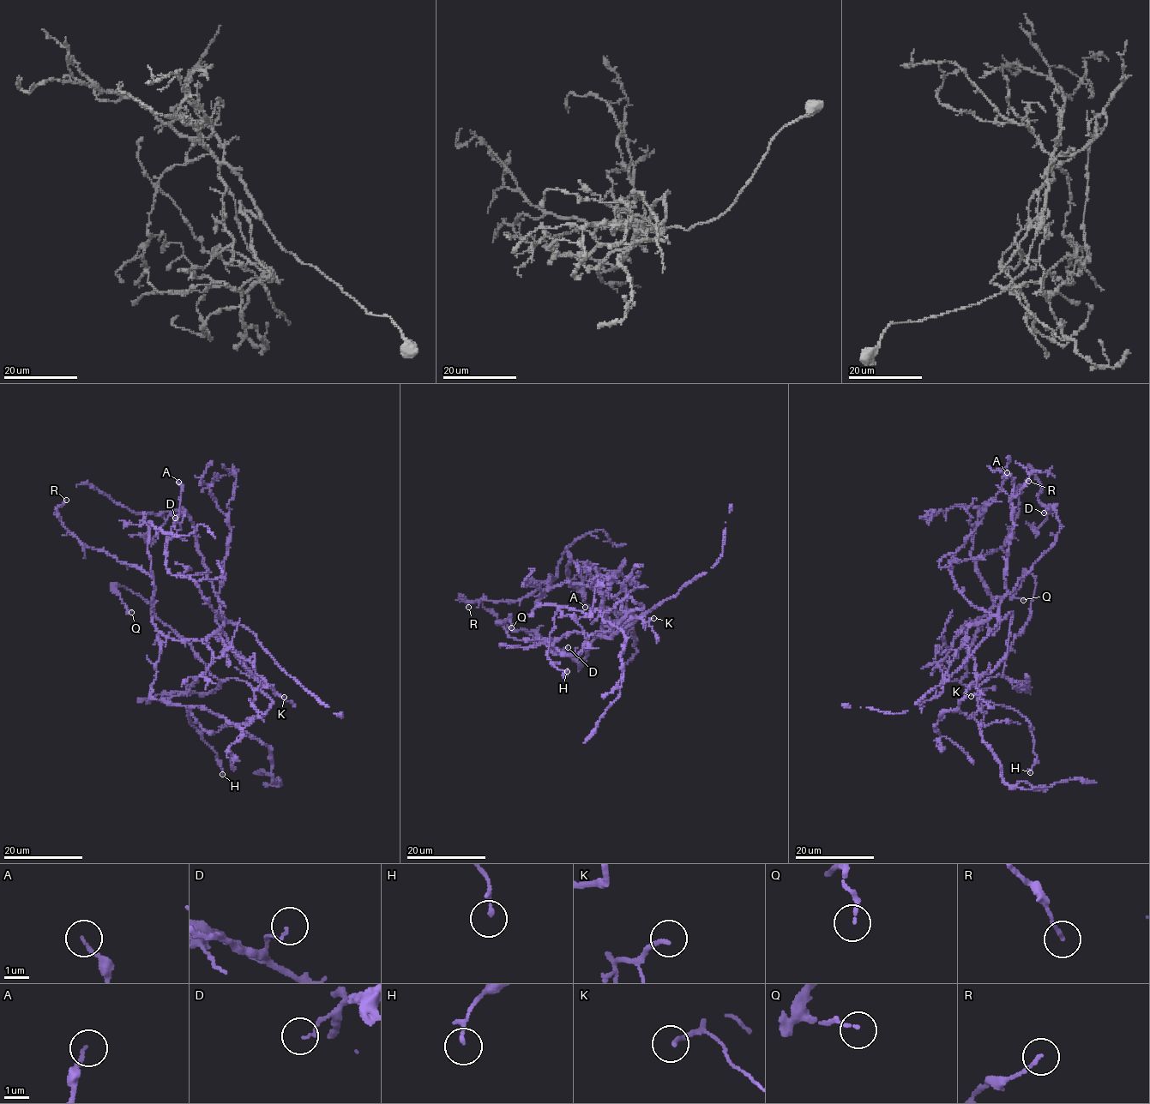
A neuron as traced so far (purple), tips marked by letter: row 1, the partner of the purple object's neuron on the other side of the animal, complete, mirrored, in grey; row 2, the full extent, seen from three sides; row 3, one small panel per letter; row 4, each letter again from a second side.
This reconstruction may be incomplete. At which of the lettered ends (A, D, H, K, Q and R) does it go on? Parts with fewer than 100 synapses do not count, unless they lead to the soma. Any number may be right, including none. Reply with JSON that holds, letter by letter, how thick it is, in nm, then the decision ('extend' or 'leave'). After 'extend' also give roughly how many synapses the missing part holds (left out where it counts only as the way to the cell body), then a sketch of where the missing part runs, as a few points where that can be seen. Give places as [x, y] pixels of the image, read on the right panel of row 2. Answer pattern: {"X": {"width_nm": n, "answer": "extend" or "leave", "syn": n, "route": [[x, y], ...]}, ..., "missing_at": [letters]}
{"A": {"width_nm": 150, "answer": "leave"}, "D": {"width_nm": 100, "answer": "leave"}, "H": {"width_nm": 150, "answer": "leave"}, "K": {"width_nm": 170, "answer": "leave"}, "Q": {"width_nm": 140, "answer": "leave"}, "R": {"width_nm": 120, "answer": "leave"}, "missing_at": []}

